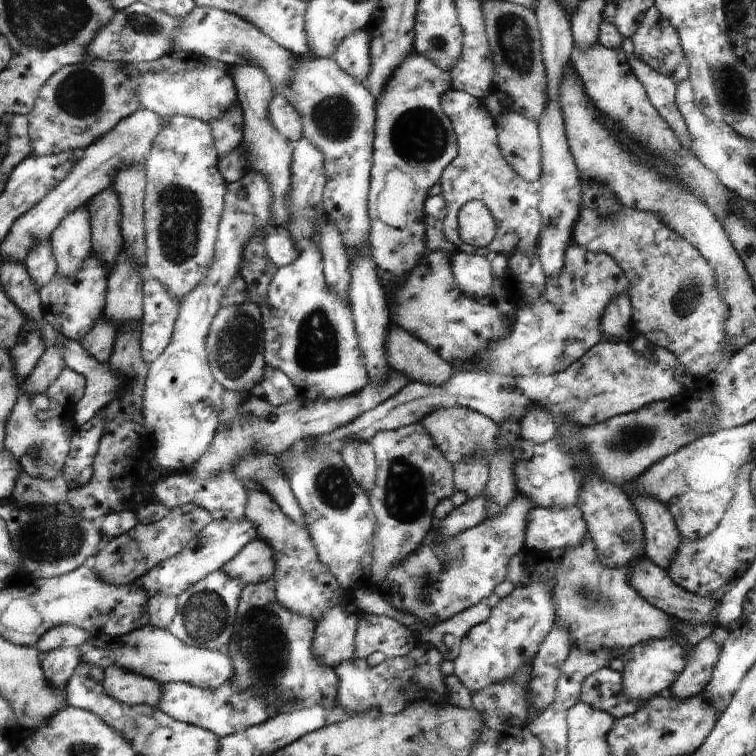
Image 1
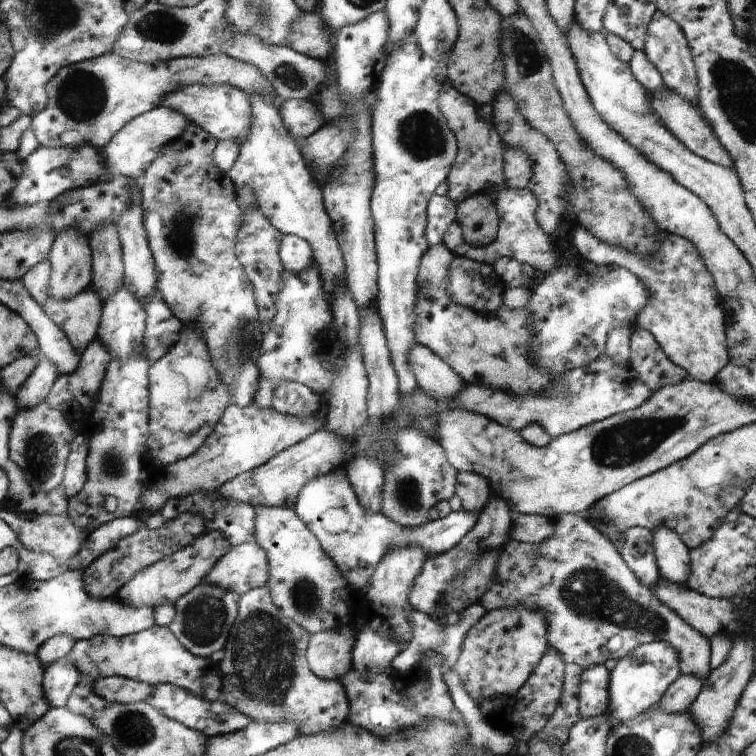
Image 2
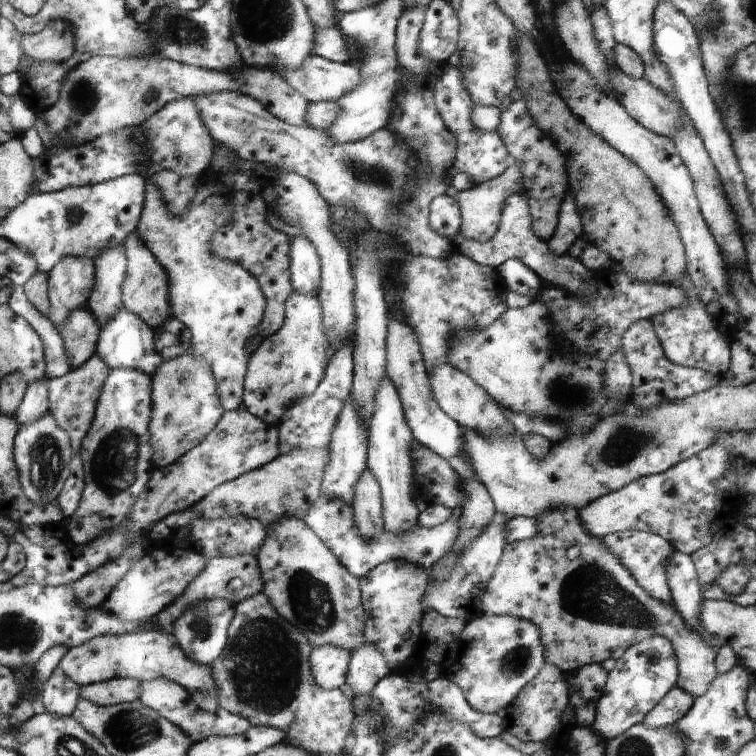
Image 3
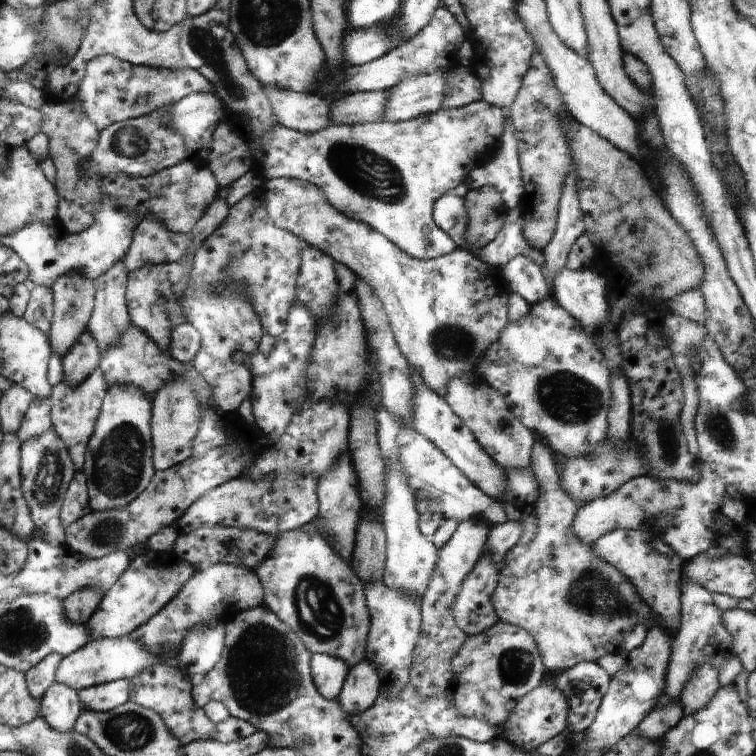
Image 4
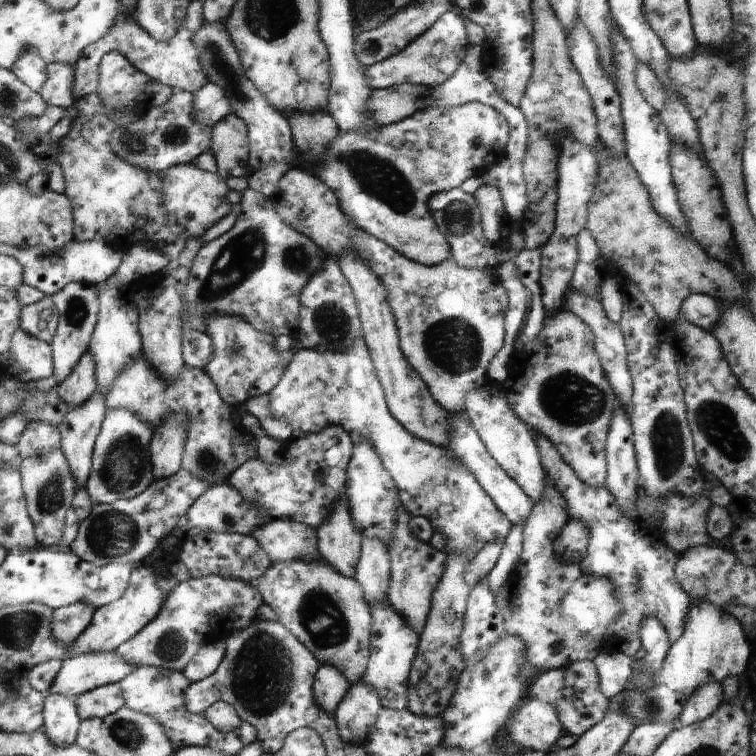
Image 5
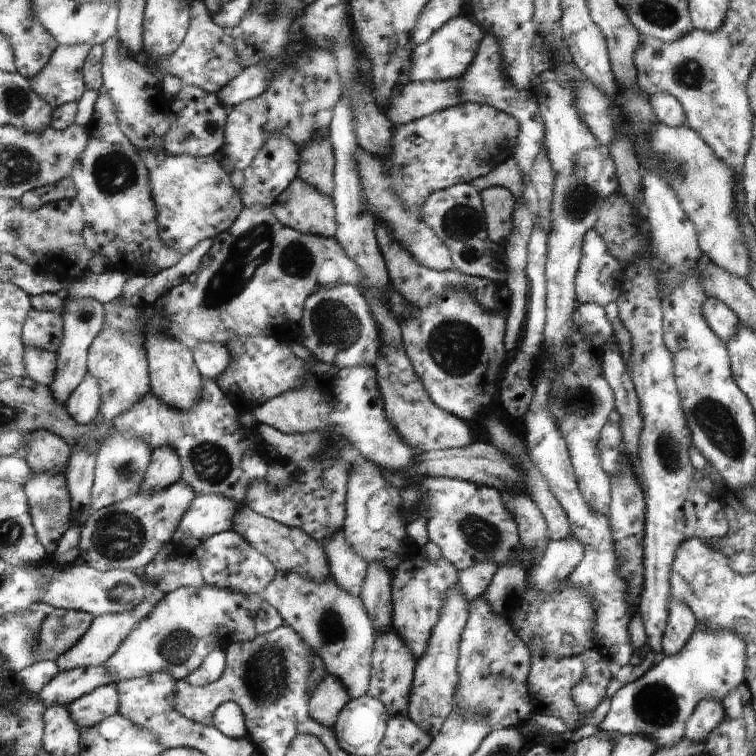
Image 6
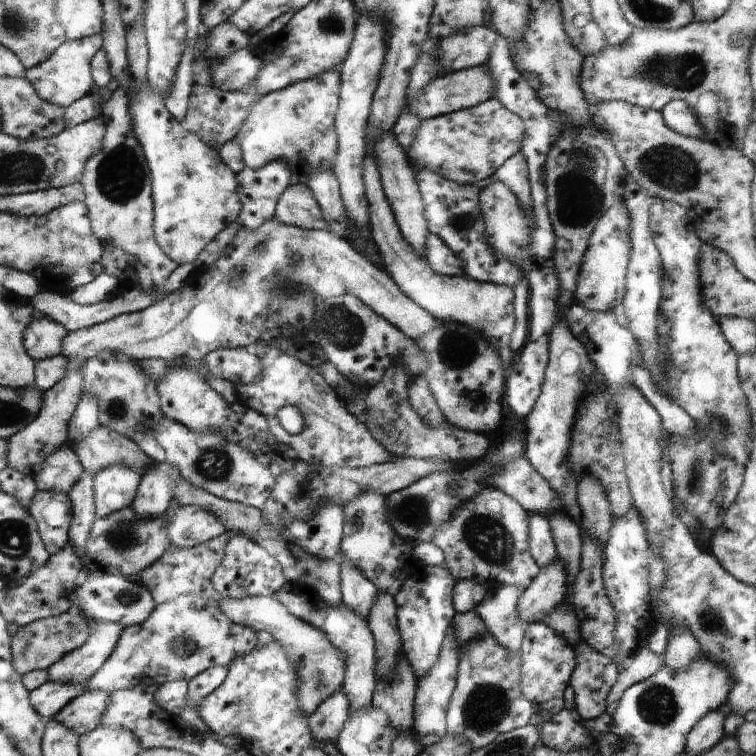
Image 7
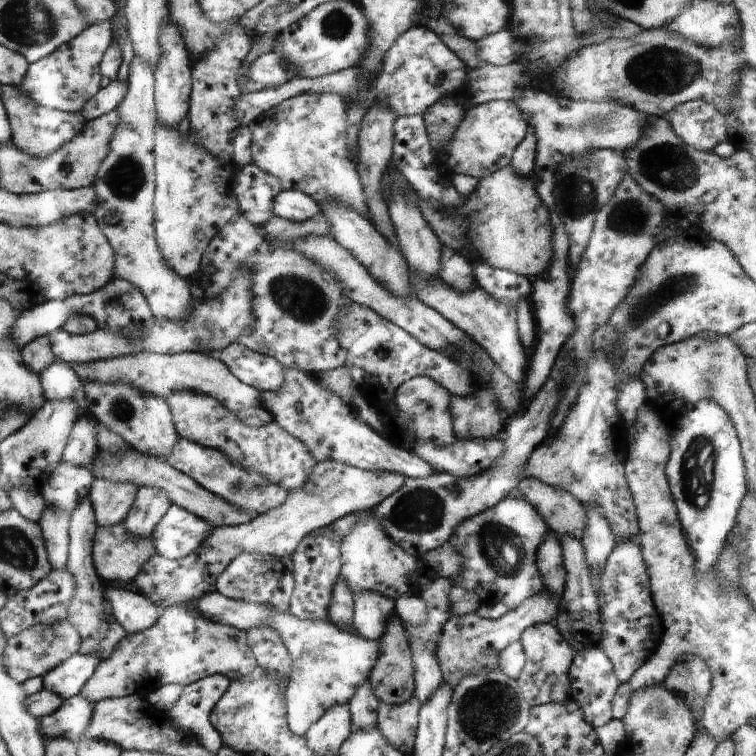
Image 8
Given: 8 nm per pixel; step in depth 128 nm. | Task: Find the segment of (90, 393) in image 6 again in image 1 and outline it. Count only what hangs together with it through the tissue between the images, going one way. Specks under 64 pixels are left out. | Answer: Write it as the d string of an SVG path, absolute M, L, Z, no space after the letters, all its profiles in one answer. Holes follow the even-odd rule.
M94 256L90 260L86 259L84 268L71 279L56 274L48 284L38 290L45 319L67 339L83 343L103 316L108 275L106 264Z

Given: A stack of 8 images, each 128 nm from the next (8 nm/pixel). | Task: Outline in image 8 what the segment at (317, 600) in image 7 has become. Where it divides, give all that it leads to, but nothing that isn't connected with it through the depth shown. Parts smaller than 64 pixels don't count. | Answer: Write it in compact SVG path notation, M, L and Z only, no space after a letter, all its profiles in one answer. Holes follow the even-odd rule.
M364 682L350 700L349 710L354 712L354 732L376 726L376 720L380 716L380 702L372 692L368 688L368 682Z

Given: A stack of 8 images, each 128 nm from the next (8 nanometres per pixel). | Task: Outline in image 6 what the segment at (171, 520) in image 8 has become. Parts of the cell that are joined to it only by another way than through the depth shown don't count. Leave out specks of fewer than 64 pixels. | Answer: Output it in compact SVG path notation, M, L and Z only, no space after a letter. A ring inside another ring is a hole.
M210 494L197 495L189 511L185 512L176 536L182 538L180 540L182 544L186 538L188 538L188 542L209 540L218 533L230 530L232 524L235 523L234 515L240 511L241 505L230 498Z

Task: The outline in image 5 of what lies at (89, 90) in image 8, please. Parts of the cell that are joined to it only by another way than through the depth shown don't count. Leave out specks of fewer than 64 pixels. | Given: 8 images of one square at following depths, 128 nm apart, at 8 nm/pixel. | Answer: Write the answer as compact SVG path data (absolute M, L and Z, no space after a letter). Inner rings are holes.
M54 62L48 68L48 76L50 76L50 84L42 88L42 96L46 96L46 100L50 100L52 106L62 106L62 108L72 106L74 104L74 98L72 98L74 66Z

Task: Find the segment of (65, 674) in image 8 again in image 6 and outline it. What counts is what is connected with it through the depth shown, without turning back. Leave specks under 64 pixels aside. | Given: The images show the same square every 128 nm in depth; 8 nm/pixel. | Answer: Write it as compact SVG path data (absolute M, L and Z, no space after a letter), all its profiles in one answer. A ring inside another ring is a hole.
M146 584L146 600L142 600L142 604L138 604L132 612L126 612L126 614L110 614L110 616L98 616L94 617L88 632L75 643L70 650L66 650L64 654L56 658L56 665L60 668L60 671L70 671L74 668L104 666L108 661L117 653L117 649L128 639L128 634L131 634L130 630L140 624L144 620L144 616L160 602L162 598L162 592L152 586L152 584Z

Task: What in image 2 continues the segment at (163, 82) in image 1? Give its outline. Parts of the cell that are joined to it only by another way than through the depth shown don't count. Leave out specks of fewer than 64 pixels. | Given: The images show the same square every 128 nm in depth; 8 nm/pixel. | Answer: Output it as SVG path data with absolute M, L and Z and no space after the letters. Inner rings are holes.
M190 85L165 96L164 104L181 112L190 122L196 123L218 141L232 141L238 146L248 140L253 123L251 100L236 87L228 85Z

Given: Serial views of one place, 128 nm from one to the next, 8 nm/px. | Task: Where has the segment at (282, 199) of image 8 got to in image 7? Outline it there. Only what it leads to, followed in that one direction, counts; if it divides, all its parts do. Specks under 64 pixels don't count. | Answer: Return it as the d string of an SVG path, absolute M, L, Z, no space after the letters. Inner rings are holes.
M293 182L277 204L275 219L289 226L305 230L328 230L329 221L308 185Z

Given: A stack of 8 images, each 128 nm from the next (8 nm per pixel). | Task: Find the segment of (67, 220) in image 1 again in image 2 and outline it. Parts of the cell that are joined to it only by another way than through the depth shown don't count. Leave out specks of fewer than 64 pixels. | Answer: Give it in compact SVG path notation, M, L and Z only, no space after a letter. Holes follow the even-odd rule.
M78 228L60 233L48 254L49 296L57 301L73 299L93 280L88 236Z

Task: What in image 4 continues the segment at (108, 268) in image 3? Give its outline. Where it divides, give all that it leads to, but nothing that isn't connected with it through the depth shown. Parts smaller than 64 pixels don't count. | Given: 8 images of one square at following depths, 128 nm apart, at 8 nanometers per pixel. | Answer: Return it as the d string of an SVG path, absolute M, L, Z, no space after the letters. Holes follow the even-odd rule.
M122 262L110 268L106 276L98 276L96 307L88 329L96 338L101 352L118 346L126 328L131 324L126 290L126 270Z

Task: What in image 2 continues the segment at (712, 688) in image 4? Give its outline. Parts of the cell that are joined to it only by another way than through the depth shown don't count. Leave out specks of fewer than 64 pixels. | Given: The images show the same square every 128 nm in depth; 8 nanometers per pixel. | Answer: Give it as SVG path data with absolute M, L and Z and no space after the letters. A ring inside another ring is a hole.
M566 513L565 515L560 515L556 519L552 520L554 532L552 536L548 539L541 540L540 543L518 543L514 539L506 540L504 546L500 550L500 556L497 564L496 578L494 584L488 588L479 604L486 612L493 611L494 609L501 609L502 607L516 607L517 605L524 605L538 611L541 615L544 614L546 618L546 626L548 626L548 632L546 638L548 640L548 648L555 649L555 651L560 654L562 660L565 664L579 664L581 667L587 668L593 665L604 665L606 660L611 658L616 658L616 660L621 659L633 651L638 645L649 643L650 641L668 641L680 656L680 671L681 676L697 676L704 679L709 675L712 670L710 668L711 659L711 644L707 637L705 637L701 632L698 632L693 625L688 624L678 613L675 613L673 609L668 608L656 595L656 593L649 588L646 588L640 581L640 578L633 572L633 569L626 564L625 559L617 551L616 545L609 540L609 537L598 528L589 522L585 516L581 514ZM582 542L579 549L575 549L574 543ZM612 636L620 636L622 638L622 645L616 652L611 652L608 649L608 640Z

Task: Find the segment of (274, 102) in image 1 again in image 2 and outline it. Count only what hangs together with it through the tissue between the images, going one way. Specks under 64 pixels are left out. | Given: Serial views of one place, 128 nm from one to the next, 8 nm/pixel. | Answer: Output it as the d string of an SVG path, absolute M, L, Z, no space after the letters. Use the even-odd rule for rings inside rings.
M285 100L280 113L285 128L294 137L313 135L325 124L318 104L312 100Z

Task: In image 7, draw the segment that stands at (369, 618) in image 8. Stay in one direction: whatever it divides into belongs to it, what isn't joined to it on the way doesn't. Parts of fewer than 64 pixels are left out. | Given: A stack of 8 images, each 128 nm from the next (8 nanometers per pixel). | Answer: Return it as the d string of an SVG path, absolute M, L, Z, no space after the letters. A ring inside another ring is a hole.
M342 564L342 600L344 604L350 604L350 608L354 608L354 612L358 612L358 616L368 618L376 596L378 596L378 588L366 580L358 570L348 568L346 564Z

